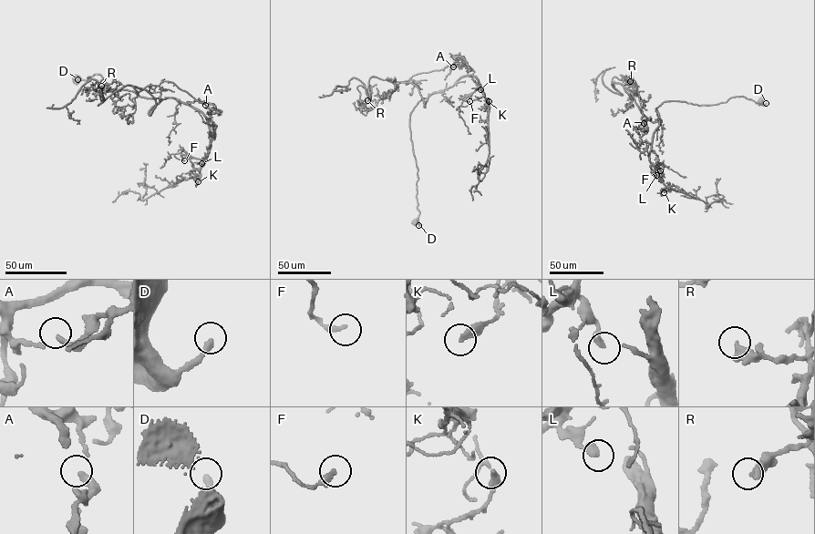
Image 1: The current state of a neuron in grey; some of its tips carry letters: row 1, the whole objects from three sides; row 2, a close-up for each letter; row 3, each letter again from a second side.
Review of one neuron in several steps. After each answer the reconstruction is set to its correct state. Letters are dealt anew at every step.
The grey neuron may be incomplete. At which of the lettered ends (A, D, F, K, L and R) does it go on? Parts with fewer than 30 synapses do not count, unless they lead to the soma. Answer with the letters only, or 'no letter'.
no letter

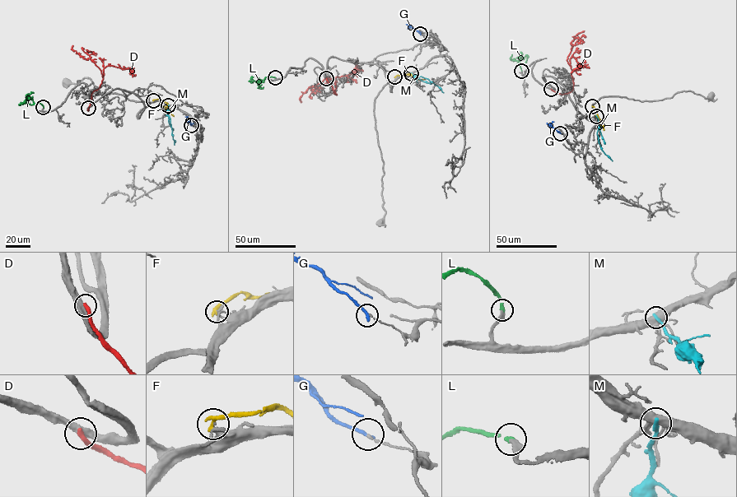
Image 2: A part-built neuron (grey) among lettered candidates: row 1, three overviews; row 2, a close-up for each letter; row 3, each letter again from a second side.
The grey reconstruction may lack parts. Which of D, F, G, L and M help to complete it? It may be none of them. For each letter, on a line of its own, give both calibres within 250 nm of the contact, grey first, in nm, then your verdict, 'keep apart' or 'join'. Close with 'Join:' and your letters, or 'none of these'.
D: 460 nm thick on the grey side, 360 nm on the other; keep apart
F: 190 nm thick on the grey side, 320 nm on the other; keep apart
G: 140 nm thick on the grey side, 240 nm on the other; keep apart
L: 300 nm thick on the grey side, 200 nm on the other; join
M: 480 nm thick on the grey side, 280 nm on the other; keep apart
Join: L

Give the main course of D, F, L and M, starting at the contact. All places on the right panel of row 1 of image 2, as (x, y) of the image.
D: (551, 89), (563, 94), (572, 89), (574, 78), (567, 58), (572, 45), (571, 42), (584, 30)
F: (592, 106), (604, 130)
L: (521, 71), (517, 64), (527, 55), (524, 63)
M: (596, 116), (599, 143), (613, 161)

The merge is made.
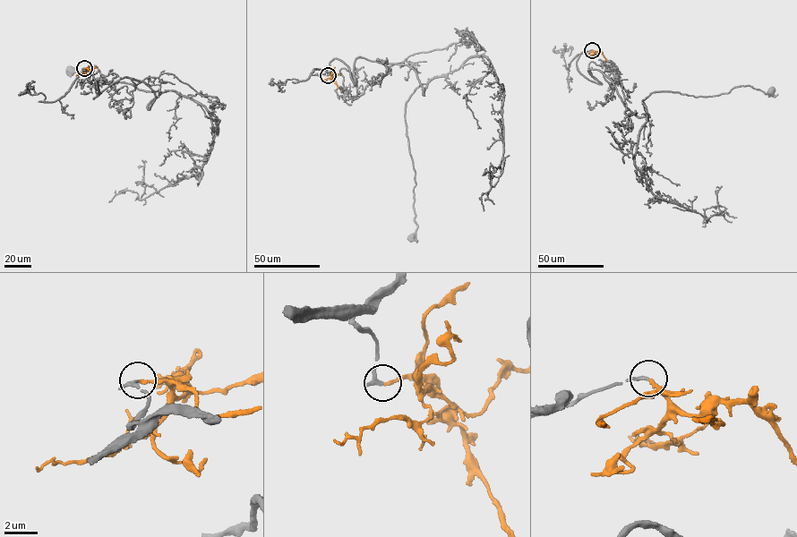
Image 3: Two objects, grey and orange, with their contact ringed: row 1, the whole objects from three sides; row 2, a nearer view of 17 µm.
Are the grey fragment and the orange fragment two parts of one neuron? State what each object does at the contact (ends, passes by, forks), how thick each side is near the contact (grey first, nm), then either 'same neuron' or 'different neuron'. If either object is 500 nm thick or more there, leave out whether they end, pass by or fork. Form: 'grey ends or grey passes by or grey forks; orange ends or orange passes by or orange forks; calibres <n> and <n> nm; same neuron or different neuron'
grey passes by; orange ends; calibres 160 and 180 nm; same neuron

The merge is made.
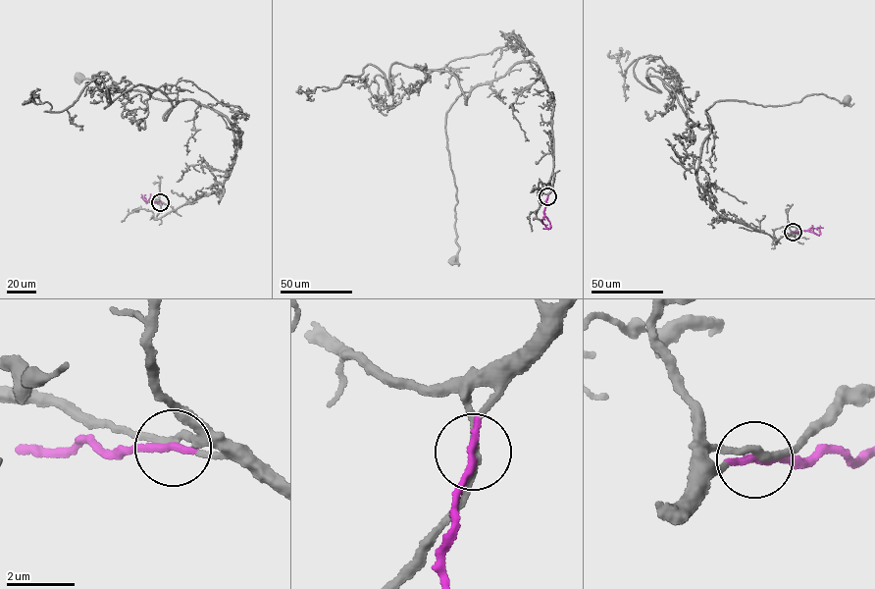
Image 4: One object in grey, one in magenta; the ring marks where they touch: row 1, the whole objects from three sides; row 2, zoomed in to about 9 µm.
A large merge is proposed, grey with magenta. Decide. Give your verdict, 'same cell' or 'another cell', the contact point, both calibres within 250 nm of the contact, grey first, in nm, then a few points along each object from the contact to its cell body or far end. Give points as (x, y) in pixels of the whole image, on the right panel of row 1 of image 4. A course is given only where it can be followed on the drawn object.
same cell | (793, 232) | 200/280 nm | grey via (793, 232), (773, 239), (713, 207), (697, 181), (704, 111), (725, 100), (847, 101) | magenta via (793, 232), (804, 230), (819, 235), (820, 226)

